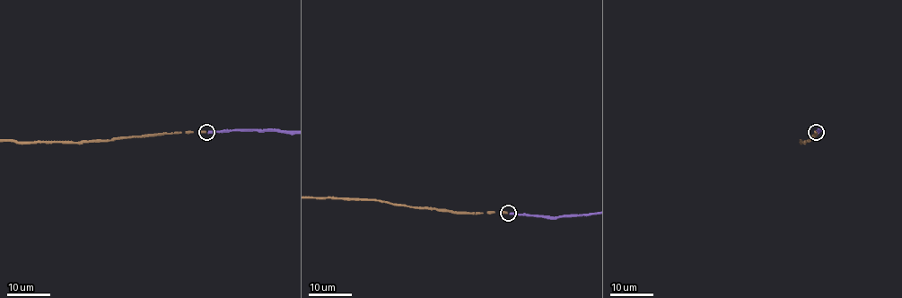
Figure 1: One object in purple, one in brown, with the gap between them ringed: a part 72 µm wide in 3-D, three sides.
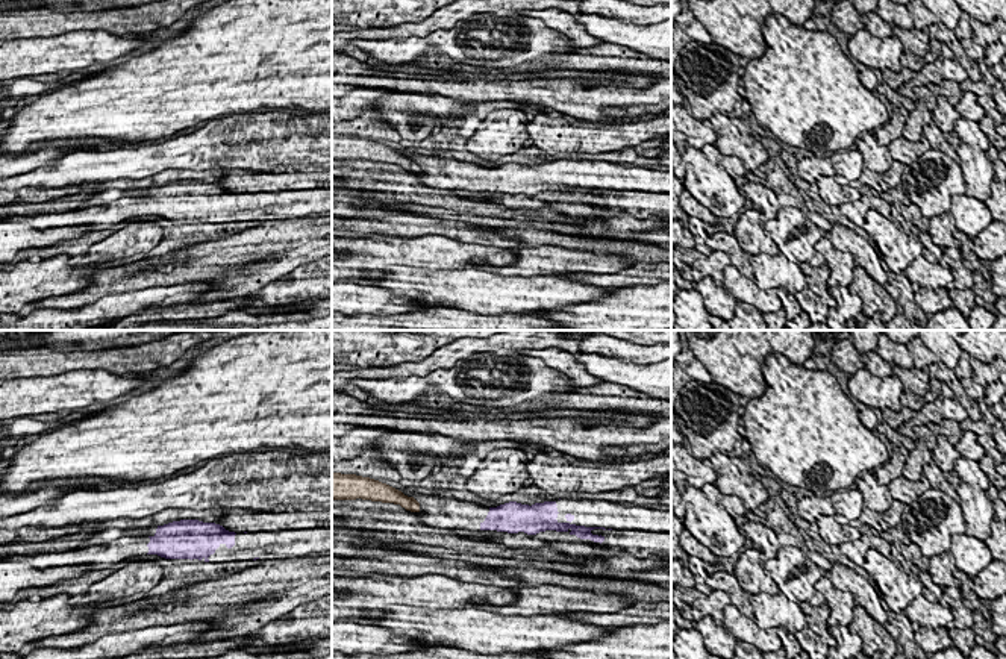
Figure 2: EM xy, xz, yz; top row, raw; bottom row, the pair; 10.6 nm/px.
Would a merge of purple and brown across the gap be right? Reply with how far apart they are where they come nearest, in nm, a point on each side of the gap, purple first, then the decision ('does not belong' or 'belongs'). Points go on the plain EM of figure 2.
650 nm | xz (481, 184), (418, 171) | does not belong

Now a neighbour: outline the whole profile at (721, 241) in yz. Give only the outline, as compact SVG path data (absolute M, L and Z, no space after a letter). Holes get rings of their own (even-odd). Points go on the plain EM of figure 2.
M718 232L705 239L706 245L717 251L724 251L730 258L730 264L745 277L753 280L754 273L748 261L748 253L742 251L736 238L727 232Z

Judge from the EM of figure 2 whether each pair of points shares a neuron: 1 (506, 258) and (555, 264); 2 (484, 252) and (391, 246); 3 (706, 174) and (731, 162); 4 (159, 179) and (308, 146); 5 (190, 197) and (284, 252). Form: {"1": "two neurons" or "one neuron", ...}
{"1": "two neurons", "2": "one neuron", "3": "two neurons", "4": "two neurons", "5": "two neurons"}

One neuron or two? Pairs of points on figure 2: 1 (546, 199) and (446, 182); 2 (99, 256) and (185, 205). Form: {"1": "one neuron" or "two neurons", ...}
{"1": "one neuron", "2": "two neurons"}

